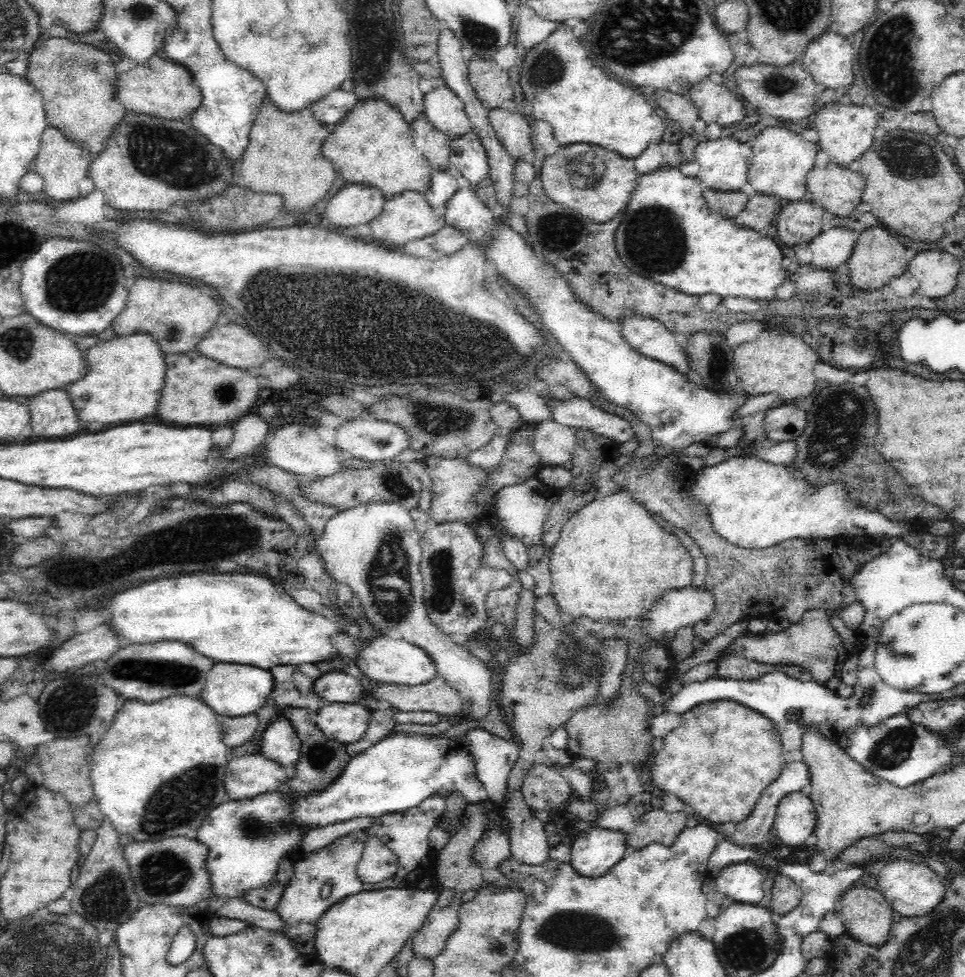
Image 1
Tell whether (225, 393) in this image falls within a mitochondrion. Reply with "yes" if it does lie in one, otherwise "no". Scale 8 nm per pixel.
yes

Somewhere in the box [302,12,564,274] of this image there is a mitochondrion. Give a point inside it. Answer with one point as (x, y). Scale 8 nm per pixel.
(483, 37)

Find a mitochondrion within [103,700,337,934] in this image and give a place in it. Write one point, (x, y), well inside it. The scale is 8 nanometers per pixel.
(166, 811)

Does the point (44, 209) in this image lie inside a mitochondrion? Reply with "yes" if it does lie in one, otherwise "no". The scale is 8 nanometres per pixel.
no

